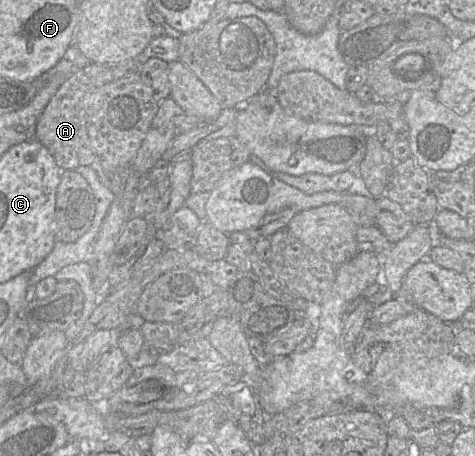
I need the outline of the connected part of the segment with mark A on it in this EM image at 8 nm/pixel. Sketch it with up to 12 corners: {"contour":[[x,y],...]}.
{"contour":[[137,60],[91,63],[66,80],[36,139],[62,171],[97,155],[86,127],[93,95],[139,73]]}

